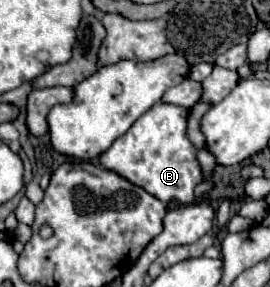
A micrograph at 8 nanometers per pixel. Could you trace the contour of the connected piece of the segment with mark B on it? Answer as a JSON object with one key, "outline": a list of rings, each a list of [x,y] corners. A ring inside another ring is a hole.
{"outline":[[[156,103],[140,119],[136,119],[134,125],[122,137],[118,137],[108,151],[102,153],[100,163],[130,183],[146,189],[162,203],[176,201],[180,205],[190,205],[194,201],[194,189],[202,181],[202,169],[196,157],[196,147],[186,137],[186,125],[186,107]]]}

